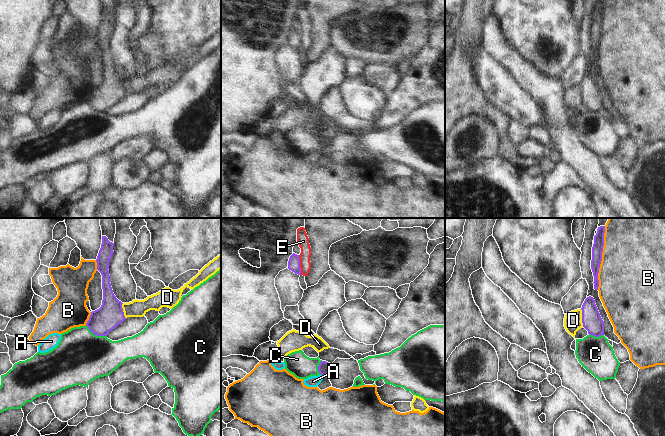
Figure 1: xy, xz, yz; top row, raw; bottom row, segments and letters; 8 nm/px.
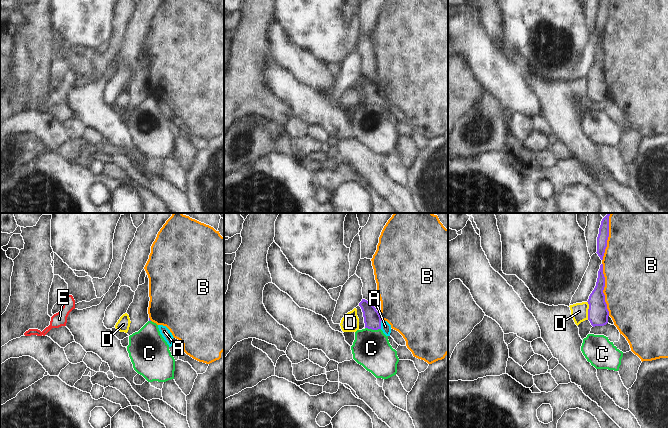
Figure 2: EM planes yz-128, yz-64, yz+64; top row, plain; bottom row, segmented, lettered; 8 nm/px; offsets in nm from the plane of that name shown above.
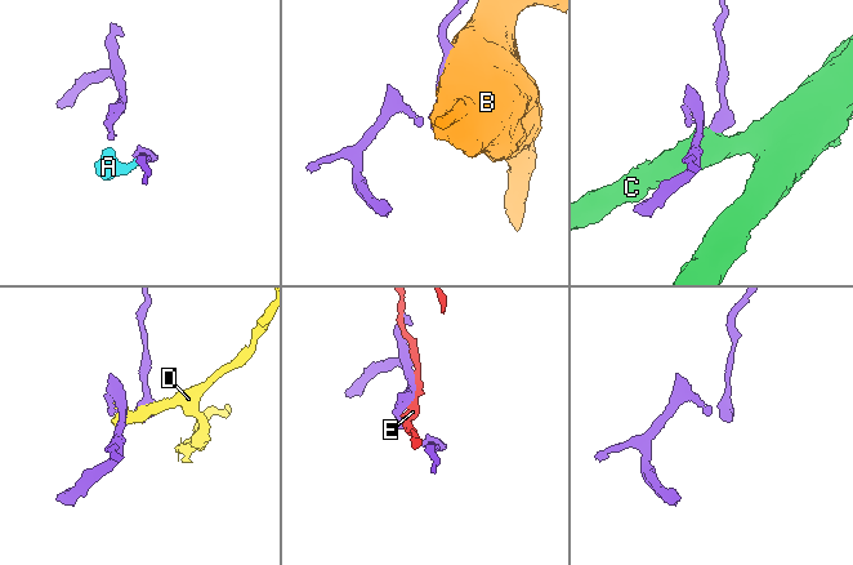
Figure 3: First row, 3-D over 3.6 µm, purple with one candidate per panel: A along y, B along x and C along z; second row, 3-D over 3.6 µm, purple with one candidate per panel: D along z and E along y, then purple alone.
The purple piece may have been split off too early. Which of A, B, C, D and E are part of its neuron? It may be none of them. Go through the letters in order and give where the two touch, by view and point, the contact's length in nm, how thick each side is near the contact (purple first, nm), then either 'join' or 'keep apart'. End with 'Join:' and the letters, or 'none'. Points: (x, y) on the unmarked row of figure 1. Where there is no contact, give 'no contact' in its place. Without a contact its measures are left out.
A: contact xz (322, 151); length 30 nm; calibres 110 and 90 nm; join
B: contact yz (601, 34); length 500 nm; calibres 90 and 500 nm; keep apart
C: contact xy (96, 110); length 190 nm; calibres 200 and 420 nm; keep apart
D: contact yz (582, 94); length 150 nm; calibres 160 and 140 nm; keep apart
E: contact xz (299, 41); length 160 nm; calibres 100 and 100 nm; keep apart
Join: A

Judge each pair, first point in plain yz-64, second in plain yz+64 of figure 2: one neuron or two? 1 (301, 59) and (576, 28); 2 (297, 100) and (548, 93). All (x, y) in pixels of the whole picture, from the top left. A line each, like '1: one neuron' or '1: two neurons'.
1: two neurons
2: two neurons

